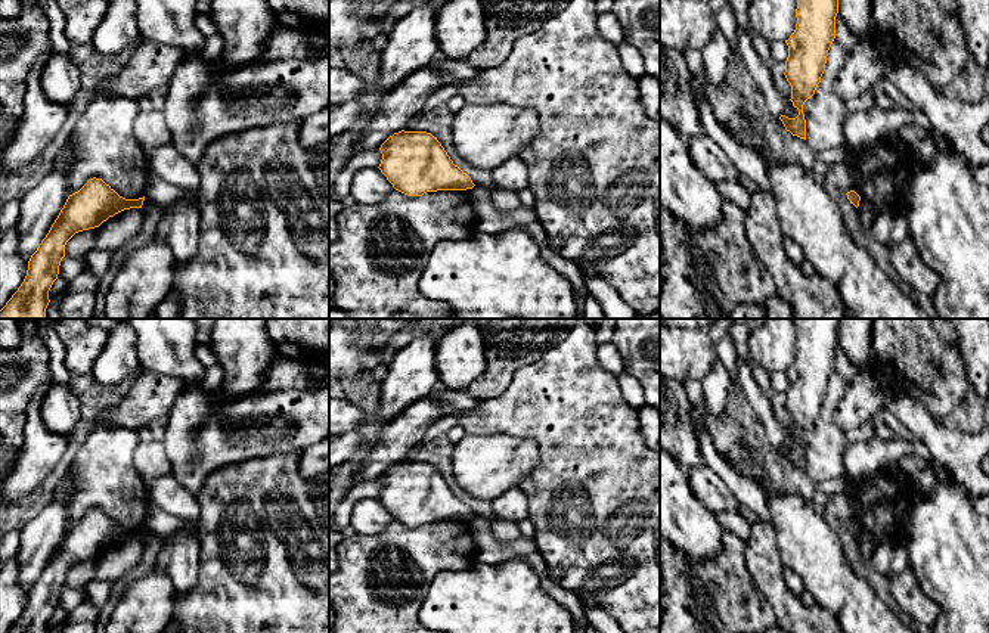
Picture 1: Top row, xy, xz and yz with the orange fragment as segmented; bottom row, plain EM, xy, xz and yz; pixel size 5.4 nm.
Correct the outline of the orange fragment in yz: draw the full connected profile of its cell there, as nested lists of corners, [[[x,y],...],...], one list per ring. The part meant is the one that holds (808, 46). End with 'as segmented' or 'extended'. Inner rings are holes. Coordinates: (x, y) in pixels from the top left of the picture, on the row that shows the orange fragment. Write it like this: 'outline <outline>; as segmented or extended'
outline [[[797,0],[796,30],[785,40],[788,58],[785,78],[791,86],[791,102],[799,109],[796,118],[781,115],[787,131],[806,140],[803,105],[815,94],[825,71],[828,50],[835,38],[838,0]]]; as segmented

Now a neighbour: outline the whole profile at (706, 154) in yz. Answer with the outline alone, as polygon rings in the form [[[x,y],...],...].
[[[706,133],[697,134],[686,145],[694,165],[711,183],[734,181],[741,176],[722,148]]]

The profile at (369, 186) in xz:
[[[365,167],[353,174],[350,196],[359,205],[375,205],[391,190],[393,184],[376,167]]]

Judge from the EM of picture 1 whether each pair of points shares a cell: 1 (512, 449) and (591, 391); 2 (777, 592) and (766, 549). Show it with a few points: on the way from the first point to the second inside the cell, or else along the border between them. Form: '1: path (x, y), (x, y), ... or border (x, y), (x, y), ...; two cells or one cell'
1: border (493, 433), (530, 437), (538, 450), (538, 468); two cells
2: path (771, 582), (766, 559); one cell

